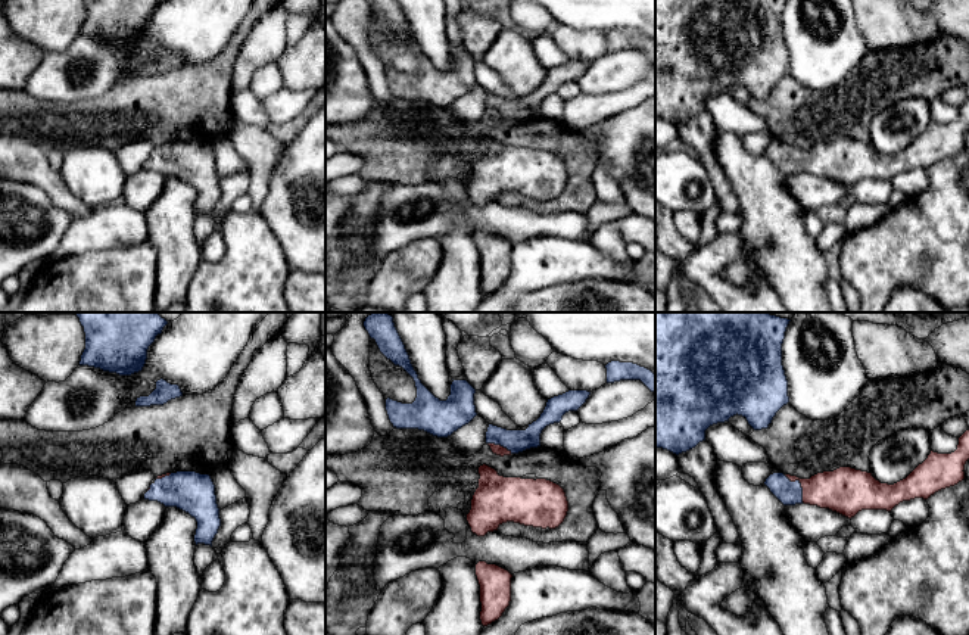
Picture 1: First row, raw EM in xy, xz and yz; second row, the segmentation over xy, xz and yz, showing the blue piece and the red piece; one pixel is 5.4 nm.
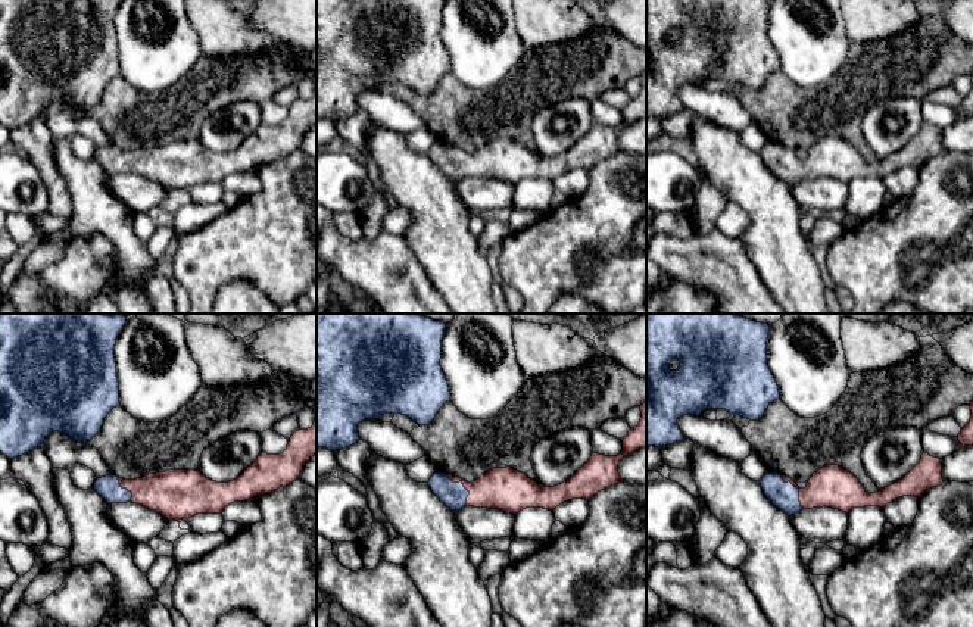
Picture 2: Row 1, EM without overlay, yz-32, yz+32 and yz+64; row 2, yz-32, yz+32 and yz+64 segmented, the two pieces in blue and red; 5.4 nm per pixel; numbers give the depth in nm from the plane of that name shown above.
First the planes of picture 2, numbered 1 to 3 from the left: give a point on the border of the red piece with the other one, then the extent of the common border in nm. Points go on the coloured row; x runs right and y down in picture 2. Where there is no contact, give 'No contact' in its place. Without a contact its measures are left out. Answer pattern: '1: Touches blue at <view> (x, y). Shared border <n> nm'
1: Touches blue at yz-32 (125, 489). Shared border 160 nm
2: Touches blue at yz+32 (464, 487). Shared border 200 nm
3: Touches blue at yz+64 (798, 489). Shared border 240 nm

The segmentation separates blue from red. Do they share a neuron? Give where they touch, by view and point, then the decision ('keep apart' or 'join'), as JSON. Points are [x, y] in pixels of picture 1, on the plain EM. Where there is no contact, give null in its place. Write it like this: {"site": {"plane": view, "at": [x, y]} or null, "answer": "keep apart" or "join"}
{"site": {"plane": "yz", "at": [800, 155]}, "answer": "join"}

